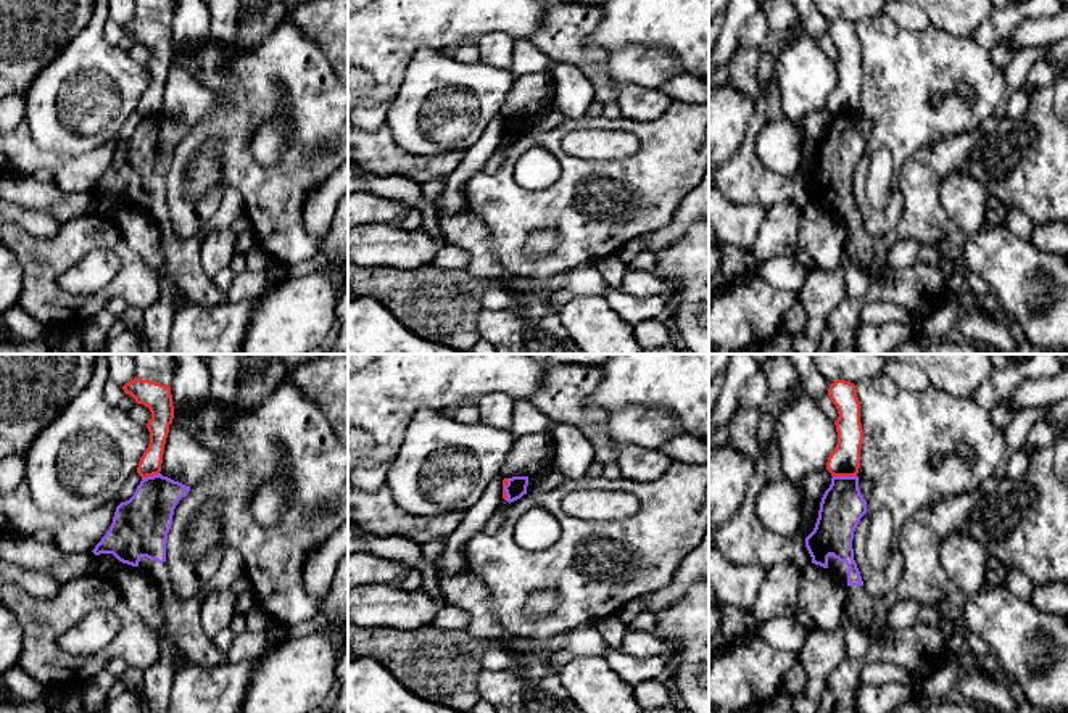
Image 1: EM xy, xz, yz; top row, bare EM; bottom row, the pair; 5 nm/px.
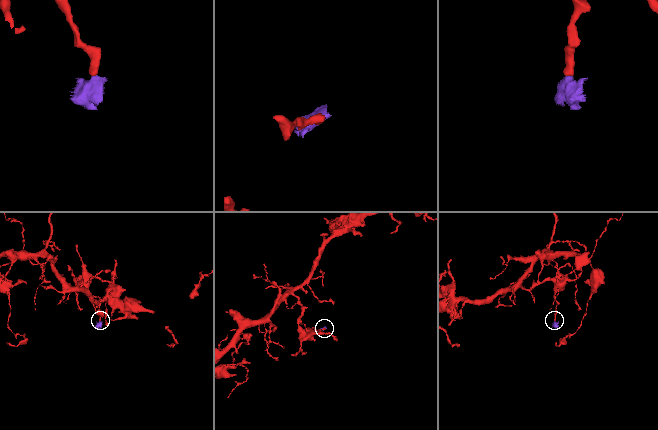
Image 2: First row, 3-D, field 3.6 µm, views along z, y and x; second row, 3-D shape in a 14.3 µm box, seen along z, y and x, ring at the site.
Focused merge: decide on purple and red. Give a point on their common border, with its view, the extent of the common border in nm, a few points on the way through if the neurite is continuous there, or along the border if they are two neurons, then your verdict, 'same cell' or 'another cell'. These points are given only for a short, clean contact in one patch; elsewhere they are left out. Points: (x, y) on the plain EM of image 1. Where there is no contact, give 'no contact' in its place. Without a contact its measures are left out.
meets purple in yz at (844, 116); contact 120 nm long; border along yz (833, 115), (856, 116); another cell

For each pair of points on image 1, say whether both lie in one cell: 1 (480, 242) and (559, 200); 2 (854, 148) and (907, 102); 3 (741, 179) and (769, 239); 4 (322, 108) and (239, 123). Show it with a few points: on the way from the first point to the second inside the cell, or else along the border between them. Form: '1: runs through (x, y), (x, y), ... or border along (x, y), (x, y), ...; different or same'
1: border along (467, 205), (485, 224), (490, 251), (506, 271); different
2: border along (867, 140), (867, 150), (852, 176); different
3: border along (791, 198), (775, 203), (767, 210); different
4: runs through (298, 84), (289, 74), (276, 74), (252, 98); same

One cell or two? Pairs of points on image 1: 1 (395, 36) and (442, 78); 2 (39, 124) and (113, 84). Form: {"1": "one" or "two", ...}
{"1": "two", "2": "one"}

